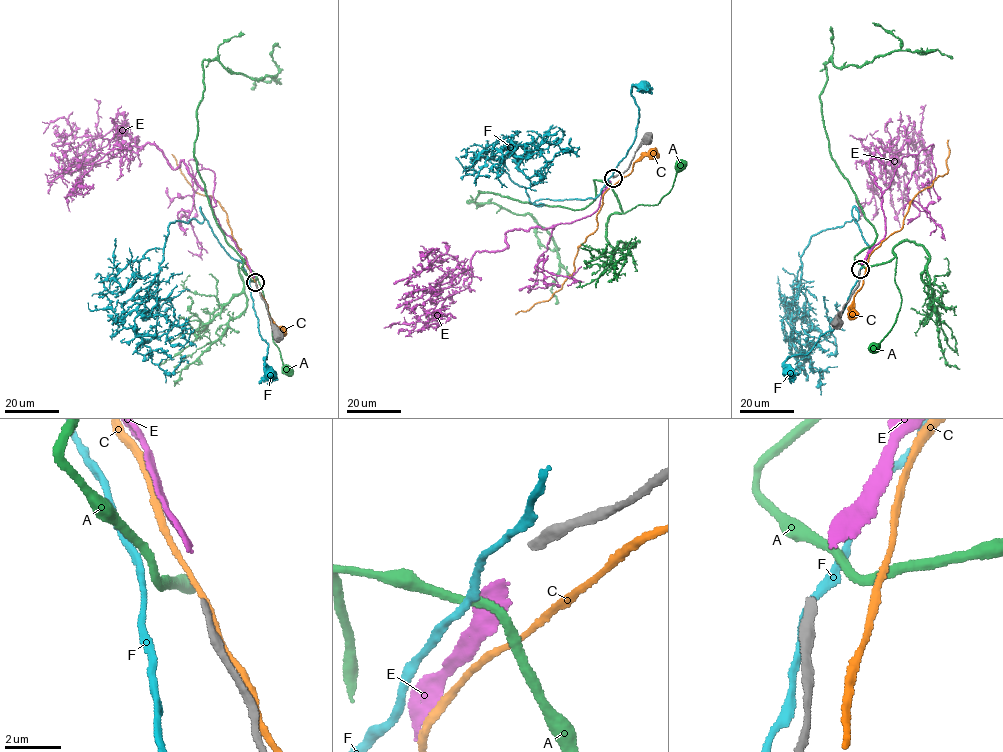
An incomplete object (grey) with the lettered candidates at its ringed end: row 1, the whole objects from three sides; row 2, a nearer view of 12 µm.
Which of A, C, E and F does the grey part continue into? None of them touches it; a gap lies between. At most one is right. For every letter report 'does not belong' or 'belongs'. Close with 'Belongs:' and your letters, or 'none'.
A: does not belong
C: does not belong
E: belongs
F: does not belong
Belongs: E

